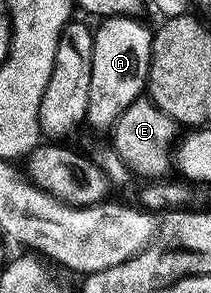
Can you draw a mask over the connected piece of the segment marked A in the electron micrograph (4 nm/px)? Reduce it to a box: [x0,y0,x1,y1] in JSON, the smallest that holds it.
[86,18,155,135]

